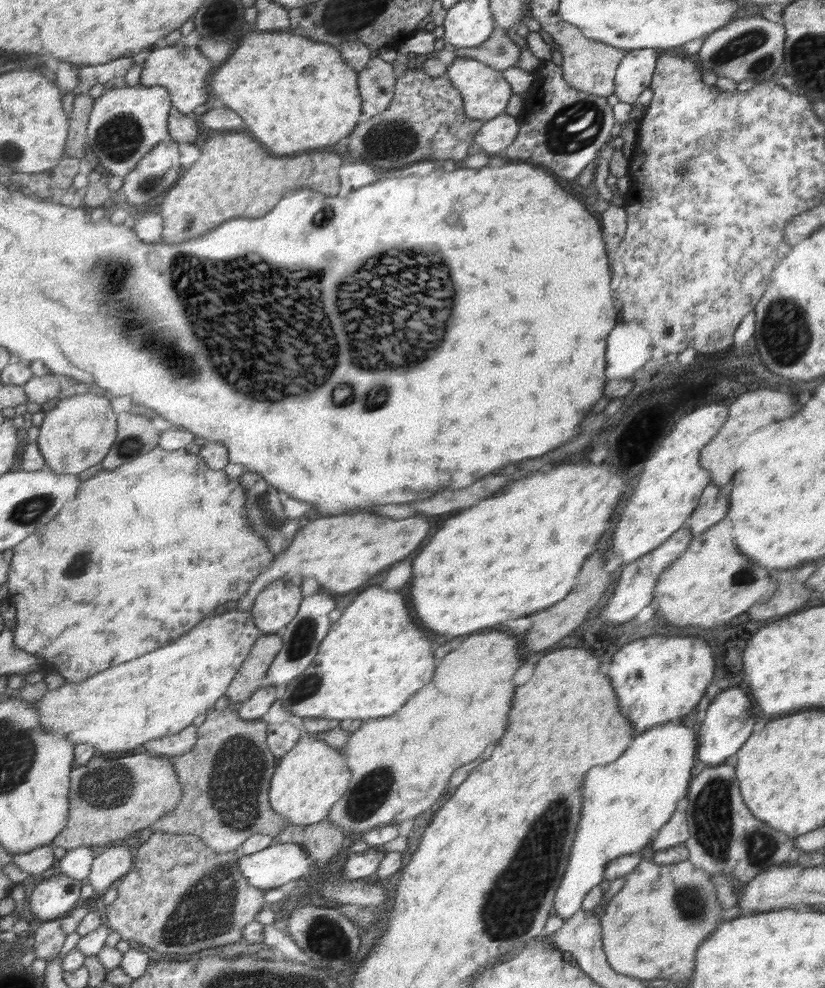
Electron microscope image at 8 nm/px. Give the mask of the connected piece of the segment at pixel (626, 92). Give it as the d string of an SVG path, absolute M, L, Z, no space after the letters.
M641 48L624 56L615 72L615 94L620 101L632 106L651 85L659 53L655 48Z

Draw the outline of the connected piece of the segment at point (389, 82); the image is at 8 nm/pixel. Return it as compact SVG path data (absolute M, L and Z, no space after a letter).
M374 55L372 58L358 71L359 75L359 94L363 99L362 122L366 122L369 118L380 114L388 108L395 91L395 82L397 76L394 74L393 65L395 62L386 62L380 57Z

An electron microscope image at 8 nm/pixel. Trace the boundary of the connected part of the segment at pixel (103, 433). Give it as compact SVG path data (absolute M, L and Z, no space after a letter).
M81 390L77 395L61 401L46 414L40 427L38 441L47 458L47 467L60 474L82 474L103 464L119 438L118 424L118 414L112 410L112 402L106 396Z

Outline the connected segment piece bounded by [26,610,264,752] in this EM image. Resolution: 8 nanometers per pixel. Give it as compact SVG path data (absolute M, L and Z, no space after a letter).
M228 610L206 619L200 626L196 626L192 634L172 641L154 654L106 670L104 674L98 674L80 686L62 685L62 690L48 692L40 702L26 702L38 706L41 723L47 731L68 735L78 745L93 744L99 752L140 751L147 742L178 734L192 726L200 714L207 714L220 698L228 695L253 645L262 636L264 633L255 625L251 611Z

